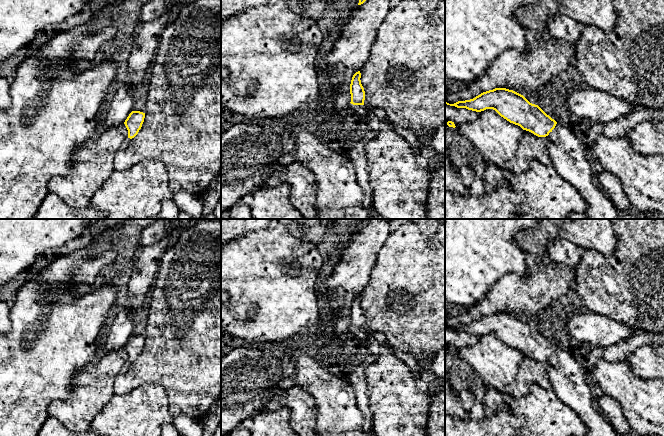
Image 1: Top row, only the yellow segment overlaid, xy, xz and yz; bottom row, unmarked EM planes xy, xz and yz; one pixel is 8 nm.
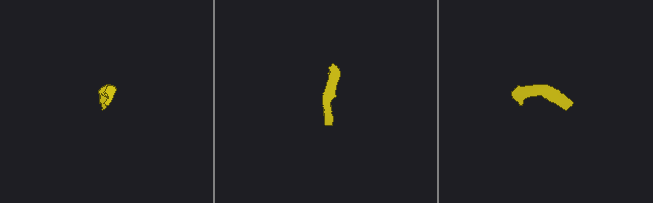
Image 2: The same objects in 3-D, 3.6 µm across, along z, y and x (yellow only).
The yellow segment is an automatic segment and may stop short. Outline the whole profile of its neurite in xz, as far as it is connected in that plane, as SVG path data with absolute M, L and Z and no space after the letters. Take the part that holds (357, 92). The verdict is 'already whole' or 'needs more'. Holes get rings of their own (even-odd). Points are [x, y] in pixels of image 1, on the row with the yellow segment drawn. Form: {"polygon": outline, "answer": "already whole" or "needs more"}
{"polygon": "M356 72L351 80L350 94L351 94L351 105L350 105L350 116L353 120L368 119L368 108L364 105L365 91L361 84L361 73Z", "answer": "needs more"}

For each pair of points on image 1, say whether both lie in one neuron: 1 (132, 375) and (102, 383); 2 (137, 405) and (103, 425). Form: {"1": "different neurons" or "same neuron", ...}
{"1": "different neurons", "2": "same neuron"}

